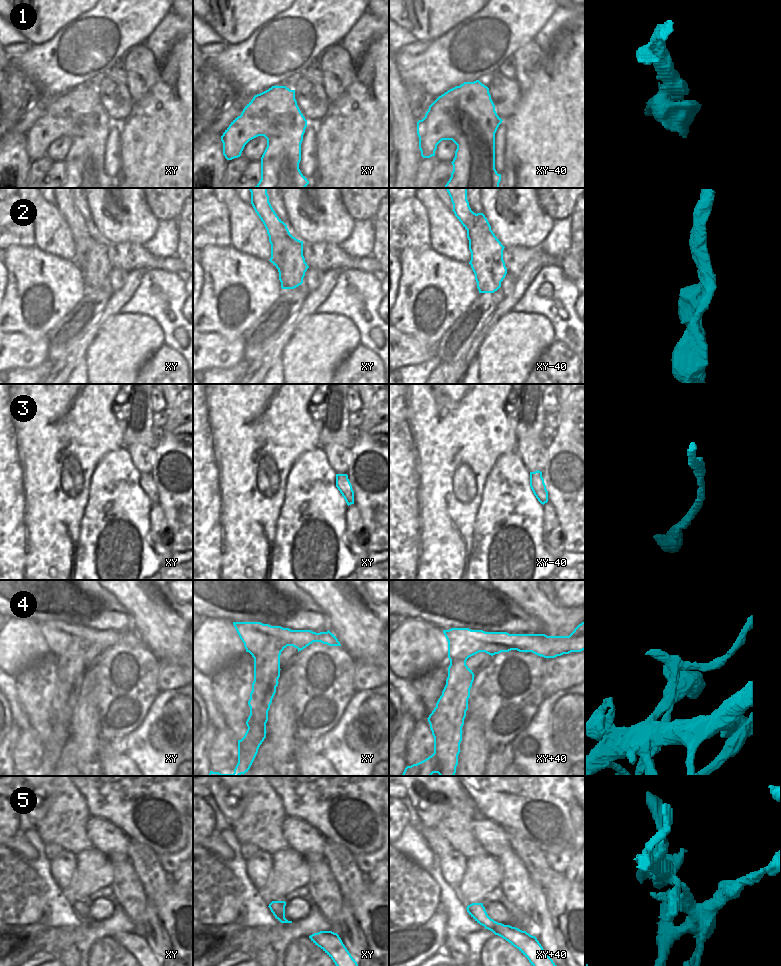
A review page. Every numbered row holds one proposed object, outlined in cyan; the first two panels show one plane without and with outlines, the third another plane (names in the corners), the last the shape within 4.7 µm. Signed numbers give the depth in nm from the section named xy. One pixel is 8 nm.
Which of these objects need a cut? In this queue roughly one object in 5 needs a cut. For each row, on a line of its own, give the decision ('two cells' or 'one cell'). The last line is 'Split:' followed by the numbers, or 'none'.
1: one cell
2: two cells
3: one cell
4: two cells
5: two cells
Split: 2, 4, 5

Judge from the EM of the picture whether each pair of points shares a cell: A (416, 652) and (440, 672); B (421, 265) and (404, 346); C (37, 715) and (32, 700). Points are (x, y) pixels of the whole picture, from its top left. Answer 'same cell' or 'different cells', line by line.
A: different cells
B: different cells
C: same cell

